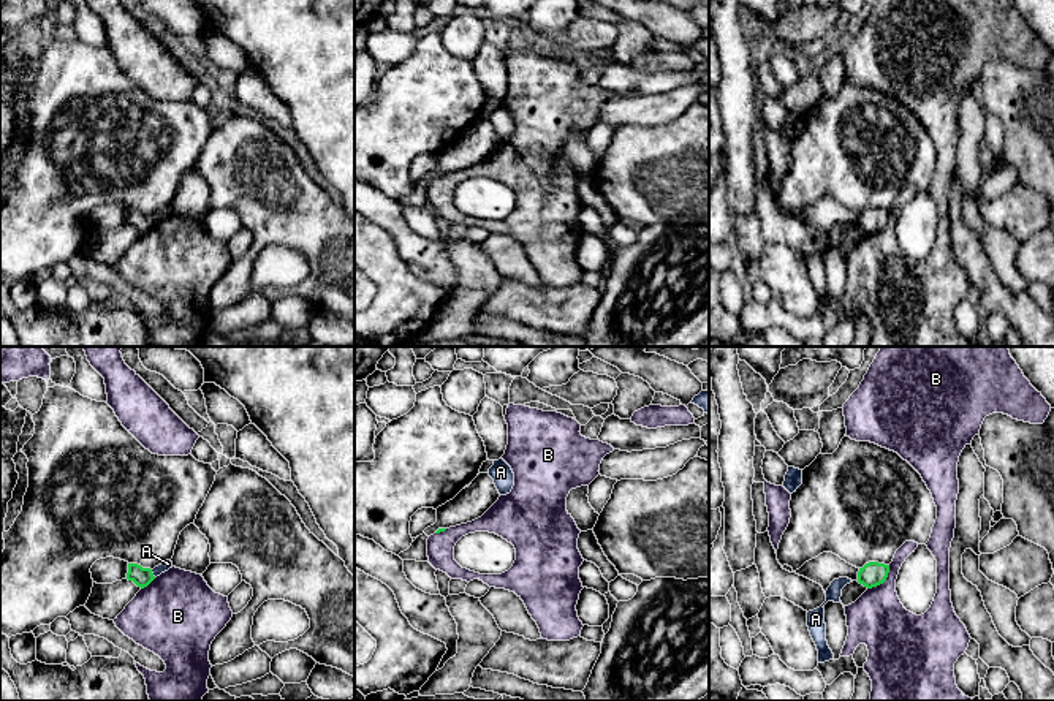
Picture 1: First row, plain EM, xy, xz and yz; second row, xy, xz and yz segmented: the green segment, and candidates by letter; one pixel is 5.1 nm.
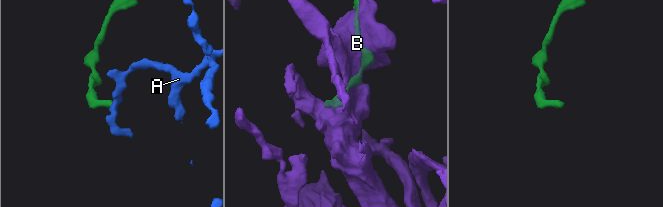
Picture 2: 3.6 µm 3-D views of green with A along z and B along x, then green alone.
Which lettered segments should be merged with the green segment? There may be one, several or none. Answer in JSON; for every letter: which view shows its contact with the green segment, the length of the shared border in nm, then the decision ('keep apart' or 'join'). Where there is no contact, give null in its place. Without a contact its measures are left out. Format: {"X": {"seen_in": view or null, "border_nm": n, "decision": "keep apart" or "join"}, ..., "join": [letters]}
{"A": {"seen_in": "xy", "border_nm": 50, "decision": "keep apart"}, "B": {"seen_in": "yz", "border_nm": 170, "decision": "keep apart"}, "join": []}

